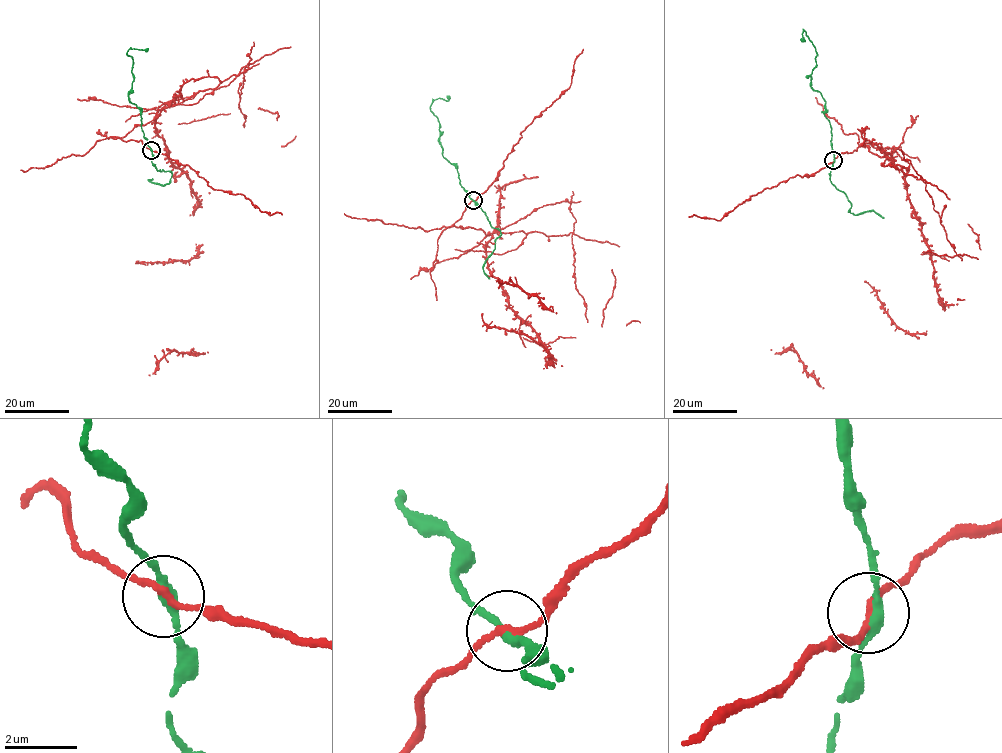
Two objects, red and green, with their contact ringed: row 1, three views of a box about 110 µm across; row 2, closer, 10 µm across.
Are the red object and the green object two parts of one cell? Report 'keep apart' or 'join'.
keep apart

